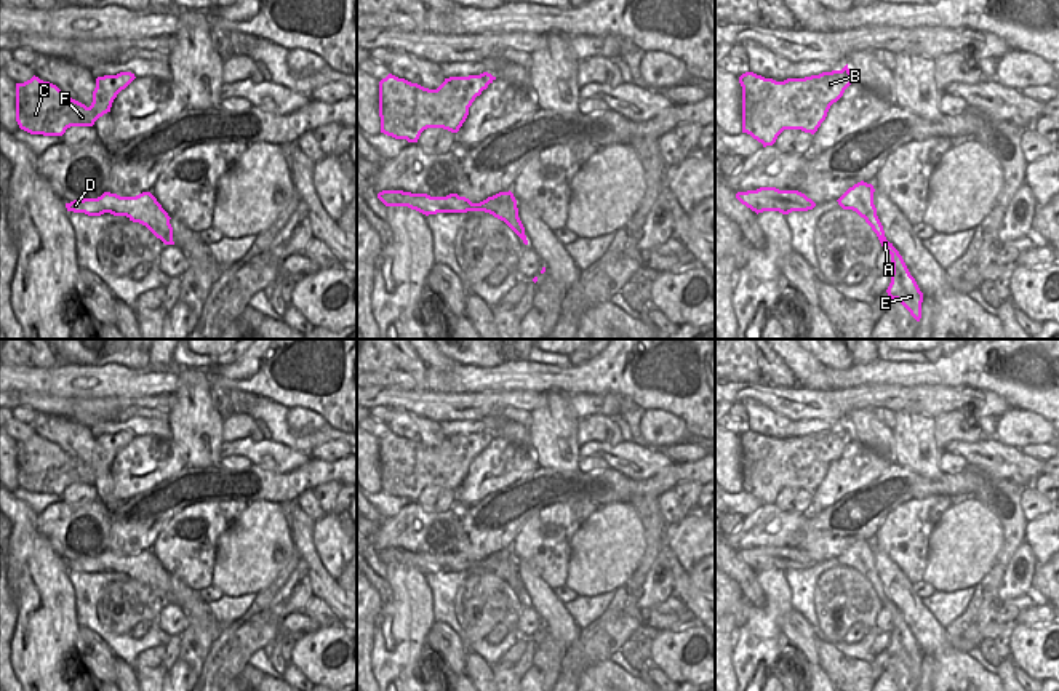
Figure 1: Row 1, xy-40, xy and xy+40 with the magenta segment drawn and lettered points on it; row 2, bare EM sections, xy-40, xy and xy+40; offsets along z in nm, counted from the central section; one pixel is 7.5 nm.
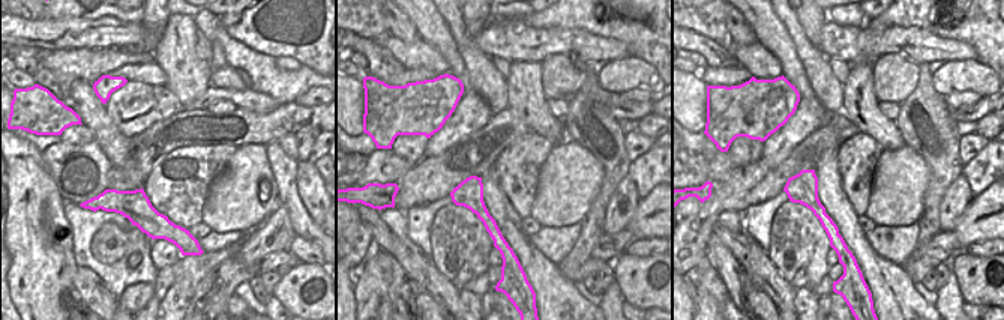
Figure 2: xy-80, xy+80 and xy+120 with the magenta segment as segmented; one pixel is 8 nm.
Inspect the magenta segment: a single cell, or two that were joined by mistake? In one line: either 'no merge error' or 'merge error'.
merge error

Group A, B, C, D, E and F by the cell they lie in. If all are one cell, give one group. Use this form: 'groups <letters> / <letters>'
groups A B C E F / D

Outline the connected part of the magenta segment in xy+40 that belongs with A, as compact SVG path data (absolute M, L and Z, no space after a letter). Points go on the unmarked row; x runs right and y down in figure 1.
M864 539L849 545L837 560L843 568L853 568L877 592L883 608L891 613L893 632L891 641L886 648L889 657L897 657L910 673L920 680L921 677L921 661L923 651L920 649L915 637L910 633L902 614L885 595L883 584L877 574L877 566L873 563L873 544Z

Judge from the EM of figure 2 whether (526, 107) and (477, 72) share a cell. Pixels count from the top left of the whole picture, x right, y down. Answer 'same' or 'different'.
different

